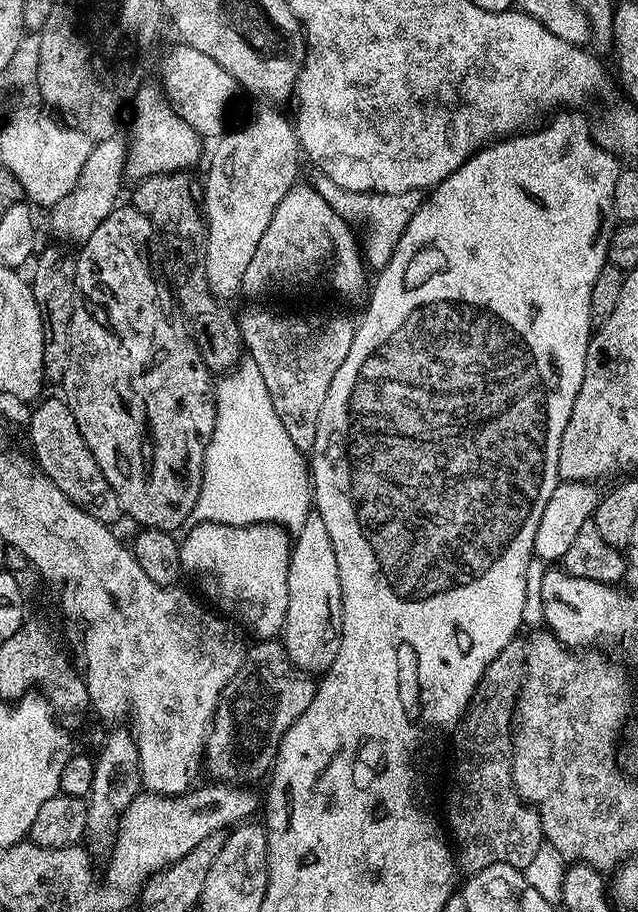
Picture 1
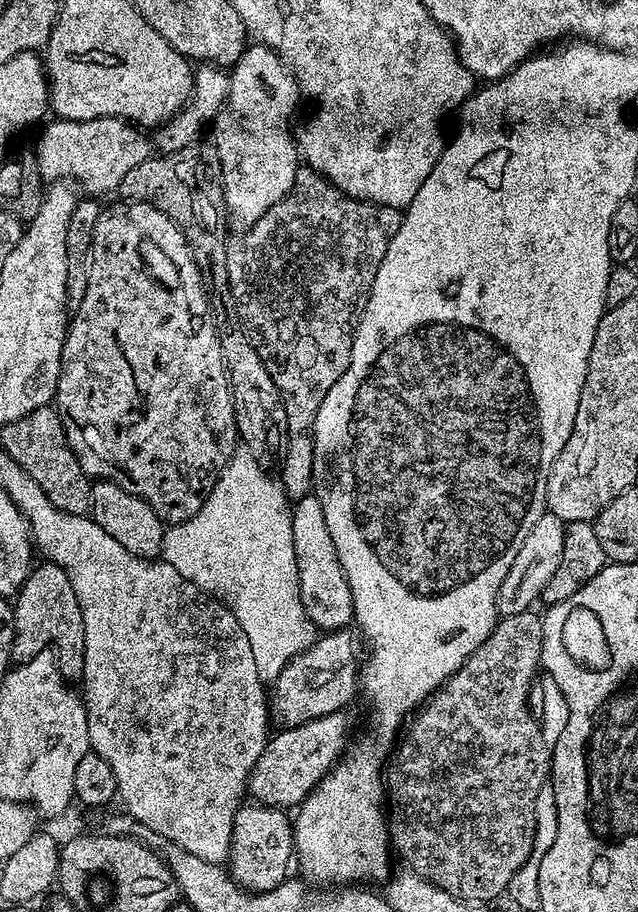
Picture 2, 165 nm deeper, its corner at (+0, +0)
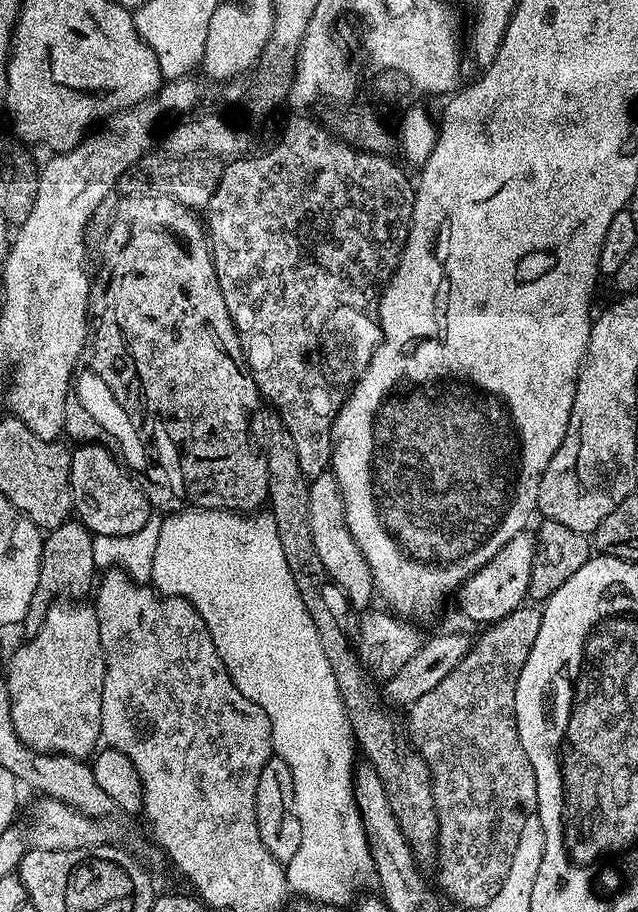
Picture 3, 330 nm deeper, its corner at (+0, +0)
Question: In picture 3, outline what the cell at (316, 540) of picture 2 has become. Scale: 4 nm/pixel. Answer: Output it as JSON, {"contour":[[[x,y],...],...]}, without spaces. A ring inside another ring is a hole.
{"contour":[[[331,471],[311,477],[308,486],[308,521],[314,550],[317,551],[328,577],[344,591],[349,609],[366,607],[371,602],[372,596],[374,600],[370,566],[366,566],[366,558],[362,550],[358,550],[358,542],[354,542],[346,526],[346,510],[342,502],[342,494]]]}

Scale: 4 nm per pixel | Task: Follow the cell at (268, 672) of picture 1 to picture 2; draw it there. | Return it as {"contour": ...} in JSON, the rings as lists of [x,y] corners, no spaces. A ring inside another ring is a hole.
{"contour":[[[337,630],[321,635],[305,652],[299,652],[282,670],[270,688],[270,716],[277,725],[293,728],[347,709],[361,687],[360,668],[351,631]]]}

